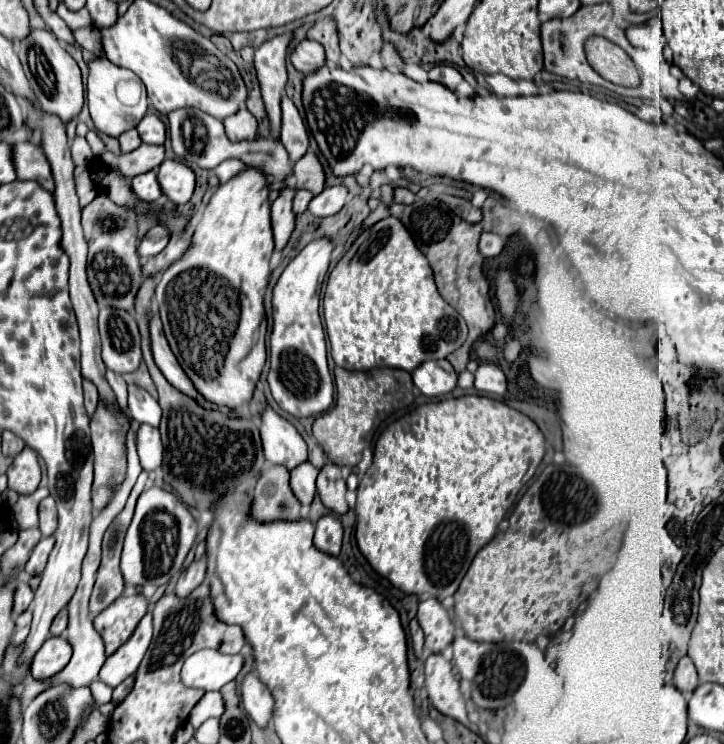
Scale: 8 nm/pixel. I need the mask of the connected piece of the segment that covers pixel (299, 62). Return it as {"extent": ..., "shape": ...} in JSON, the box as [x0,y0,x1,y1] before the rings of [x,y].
{"extent":[290,40,324,74],"shape":[[[302,40],[296,44],[296,48],[290,52],[290,62],[296,70],[300,70],[302,74],[312,74],[316,72],[320,66],[324,66],[324,48],[314,42],[314,40]]]}

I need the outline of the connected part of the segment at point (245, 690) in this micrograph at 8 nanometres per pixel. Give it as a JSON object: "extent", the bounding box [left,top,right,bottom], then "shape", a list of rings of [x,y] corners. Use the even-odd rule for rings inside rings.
{"extent":[238,672,272,726],"shape":[[[248,672],[240,682],[238,682],[238,692],[240,692],[240,702],[246,714],[258,724],[258,726],[268,726],[272,720],[272,696],[270,690],[260,682],[258,676]]]}

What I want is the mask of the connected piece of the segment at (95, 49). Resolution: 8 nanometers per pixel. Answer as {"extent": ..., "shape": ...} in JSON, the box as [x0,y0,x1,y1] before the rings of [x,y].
{"extent":[73,27,105,56],"shape":[[[97,27],[80,28],[73,32],[76,44],[90,50],[92,54],[98,56],[105,56],[102,46],[102,35]]]}

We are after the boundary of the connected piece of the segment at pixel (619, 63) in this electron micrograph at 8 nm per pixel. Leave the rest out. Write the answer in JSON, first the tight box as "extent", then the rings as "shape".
{"extent":[585,36,640,88],"shape":[[[600,36],[588,38],[585,53],[590,66],[612,84],[622,84],[630,88],[640,84],[640,76],[632,59],[609,40]]]}

